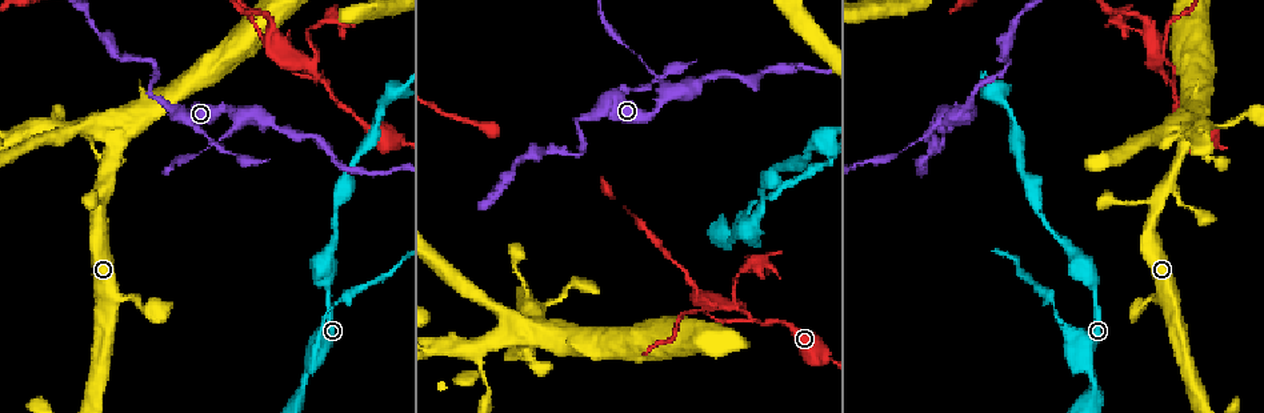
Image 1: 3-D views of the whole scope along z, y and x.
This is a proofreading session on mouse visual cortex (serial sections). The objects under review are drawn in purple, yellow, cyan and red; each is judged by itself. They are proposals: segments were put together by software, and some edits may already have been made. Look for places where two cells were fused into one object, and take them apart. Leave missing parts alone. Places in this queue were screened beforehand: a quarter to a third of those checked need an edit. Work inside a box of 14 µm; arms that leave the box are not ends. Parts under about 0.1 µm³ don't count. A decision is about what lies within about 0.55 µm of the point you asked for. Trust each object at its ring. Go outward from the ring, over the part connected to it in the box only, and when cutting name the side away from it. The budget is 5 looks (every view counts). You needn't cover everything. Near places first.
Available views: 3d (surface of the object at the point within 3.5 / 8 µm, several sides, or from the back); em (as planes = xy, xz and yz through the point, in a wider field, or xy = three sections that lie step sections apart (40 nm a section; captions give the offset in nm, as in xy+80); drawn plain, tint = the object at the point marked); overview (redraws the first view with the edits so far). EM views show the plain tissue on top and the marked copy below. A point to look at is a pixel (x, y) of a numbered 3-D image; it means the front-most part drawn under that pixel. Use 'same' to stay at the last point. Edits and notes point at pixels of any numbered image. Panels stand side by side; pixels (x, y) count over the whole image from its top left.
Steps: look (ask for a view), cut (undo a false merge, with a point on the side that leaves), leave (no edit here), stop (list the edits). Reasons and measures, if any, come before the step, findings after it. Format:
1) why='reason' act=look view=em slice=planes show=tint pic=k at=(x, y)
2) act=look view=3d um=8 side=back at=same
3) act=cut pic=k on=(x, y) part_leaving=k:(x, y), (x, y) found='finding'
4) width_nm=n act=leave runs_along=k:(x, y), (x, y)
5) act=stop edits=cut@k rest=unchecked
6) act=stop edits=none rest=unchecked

why='sudden change in width' act=look view=3d um=3.5 pic=1 at=(166, 105)

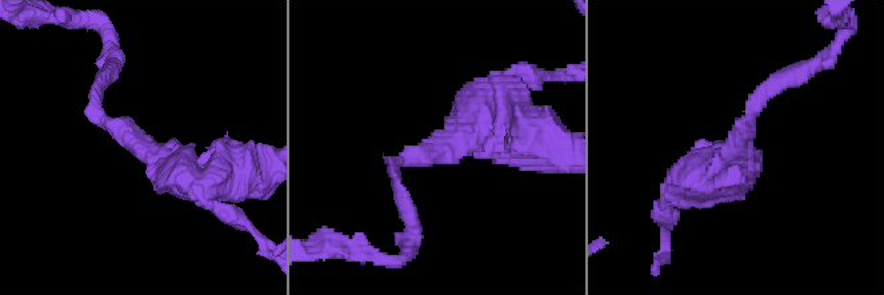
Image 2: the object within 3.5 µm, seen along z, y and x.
arm_widths_nm=200,350 why='shape alone is not enough' act=look view=em slice=xy step=5 show=tint pic=2 at=(138, 146)

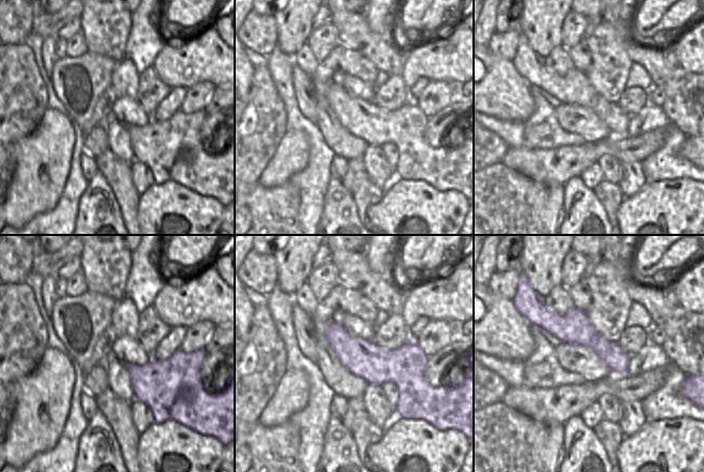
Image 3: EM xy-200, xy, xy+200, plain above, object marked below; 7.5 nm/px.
why='cut it another way' act=look view=em slice=xy step=3 show=tint at=same

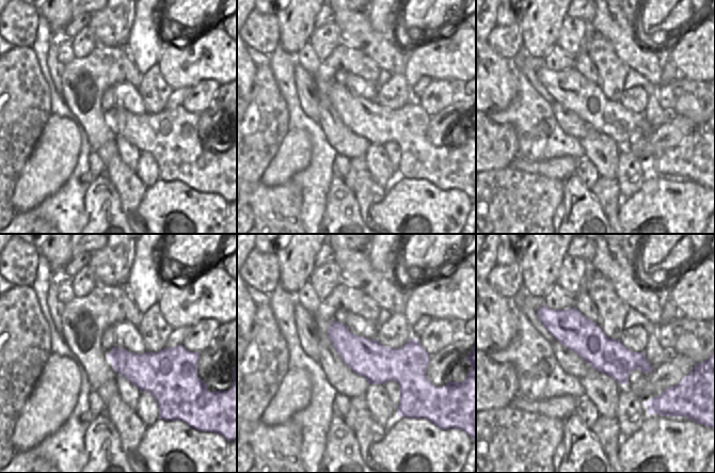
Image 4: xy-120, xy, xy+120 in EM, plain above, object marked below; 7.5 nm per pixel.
act=leave runs_along=4:(541, 312), (616, 361), (649, 367) found='continuous, no second cell'

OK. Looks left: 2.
act=look view=3d um=8 pic=1 at=(581, 150)

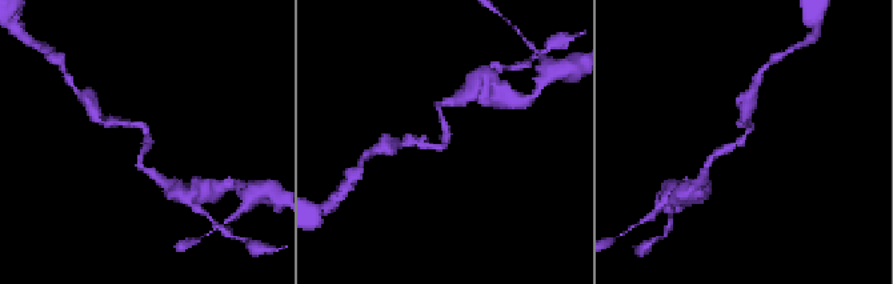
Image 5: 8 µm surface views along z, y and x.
arm_widths_nm=200,200 act=look view=em slice=xy step=3 show=tint pic=5 at=(746, 129)

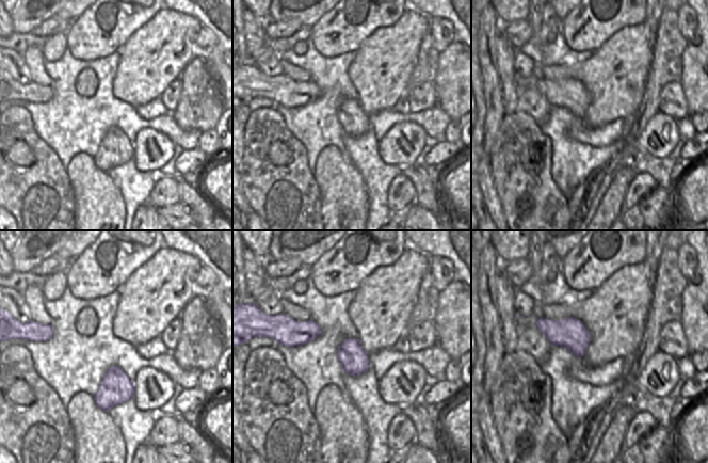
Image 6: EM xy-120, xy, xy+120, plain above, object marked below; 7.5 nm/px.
act=leave runs_along=5:(143, 152), (147, 131), (111, 123) found='one cell here'

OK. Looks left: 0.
act=stop edits=none rest=unchecked

